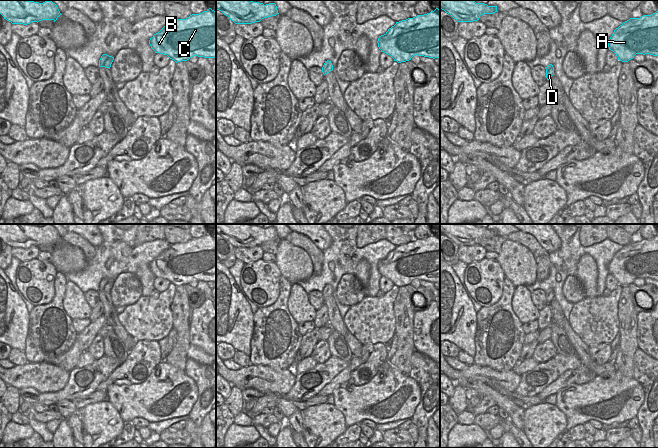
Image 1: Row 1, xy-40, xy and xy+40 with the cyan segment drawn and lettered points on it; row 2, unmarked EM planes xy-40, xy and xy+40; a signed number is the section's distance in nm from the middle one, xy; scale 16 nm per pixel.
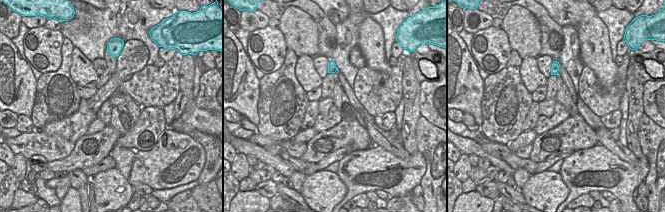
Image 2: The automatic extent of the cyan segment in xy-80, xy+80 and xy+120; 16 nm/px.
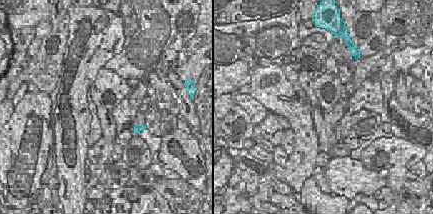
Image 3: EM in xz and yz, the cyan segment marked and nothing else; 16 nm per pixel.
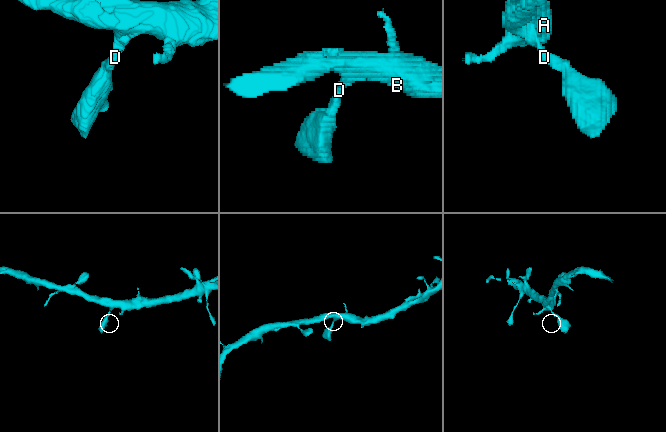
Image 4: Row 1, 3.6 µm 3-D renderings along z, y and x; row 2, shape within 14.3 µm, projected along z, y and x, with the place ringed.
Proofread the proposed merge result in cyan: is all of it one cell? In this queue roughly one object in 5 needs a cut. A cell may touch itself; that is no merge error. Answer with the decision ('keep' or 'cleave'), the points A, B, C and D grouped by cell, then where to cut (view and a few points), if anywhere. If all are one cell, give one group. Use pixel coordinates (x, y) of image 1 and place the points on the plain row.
keep | A B C D | no cut

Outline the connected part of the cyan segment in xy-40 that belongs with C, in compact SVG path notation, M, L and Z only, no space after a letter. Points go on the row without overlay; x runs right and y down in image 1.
M209 232L186 243L170 245L149 268L155 277L167 279L176 287L193 280L216 282L216 235Z

